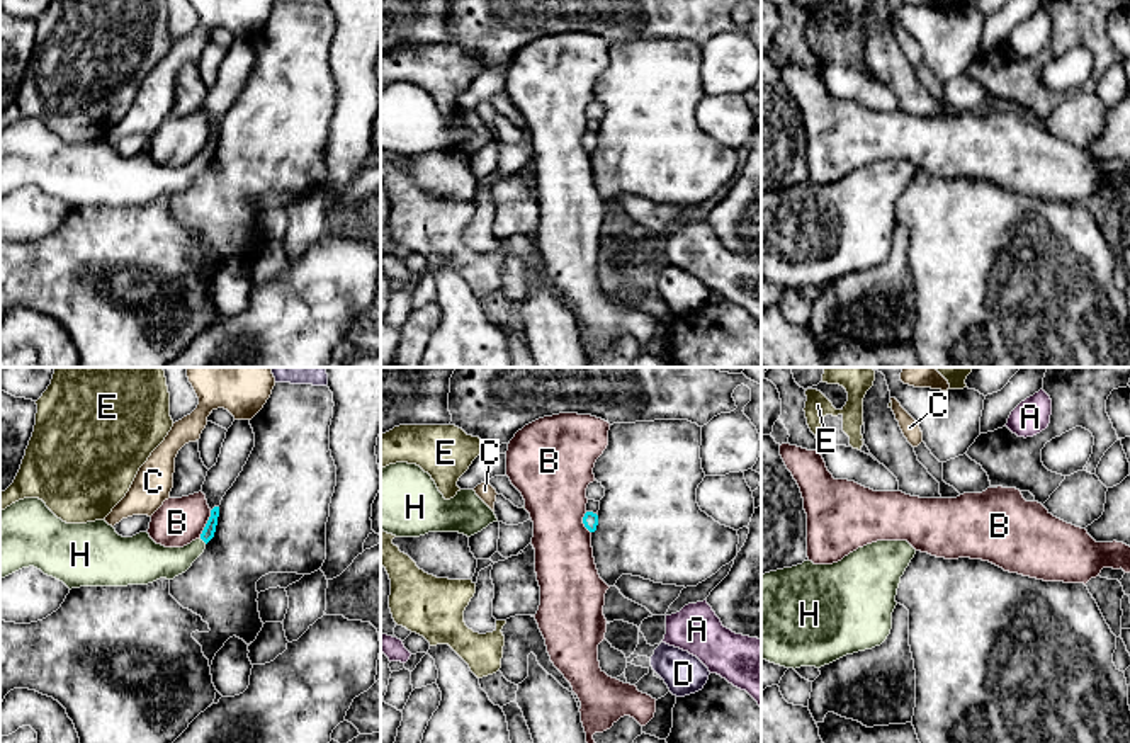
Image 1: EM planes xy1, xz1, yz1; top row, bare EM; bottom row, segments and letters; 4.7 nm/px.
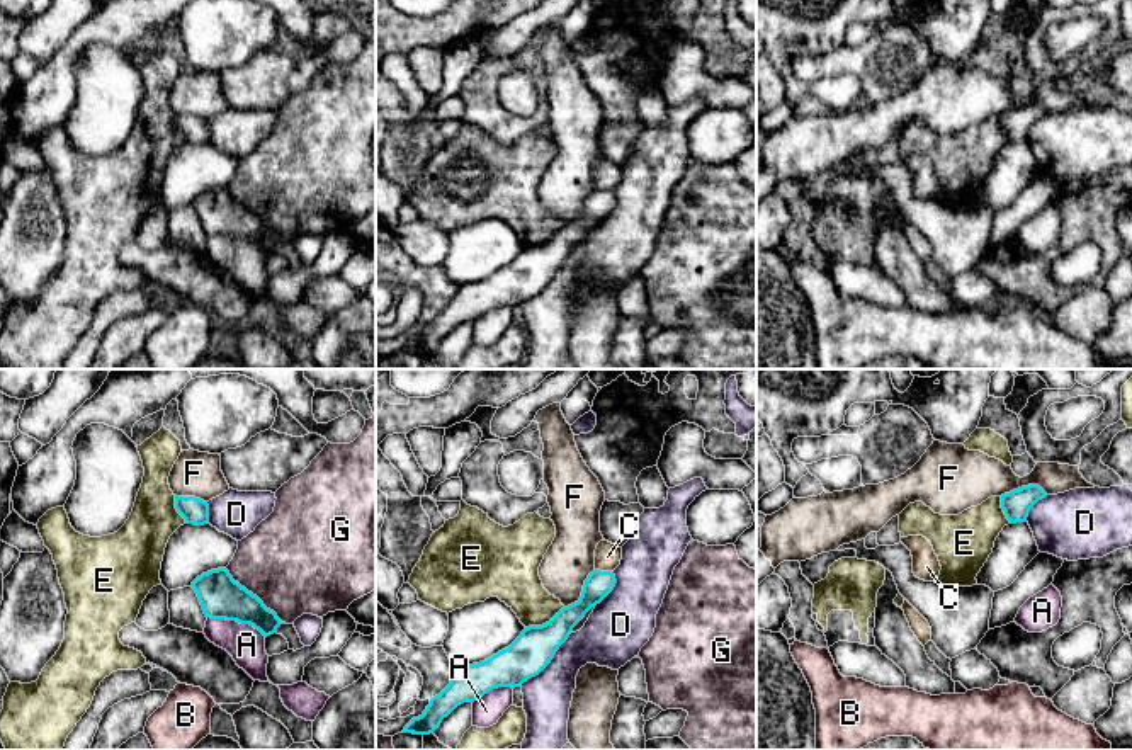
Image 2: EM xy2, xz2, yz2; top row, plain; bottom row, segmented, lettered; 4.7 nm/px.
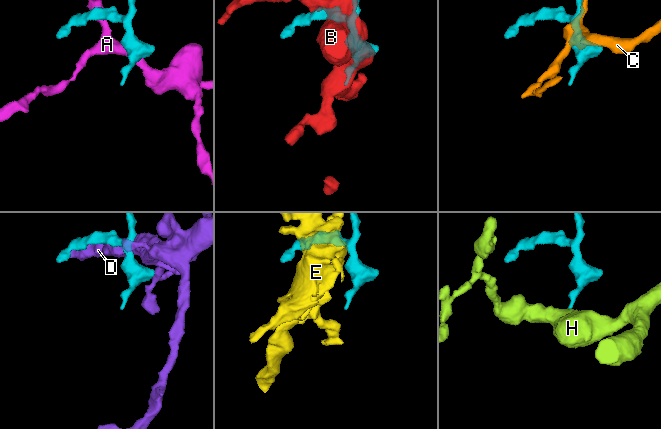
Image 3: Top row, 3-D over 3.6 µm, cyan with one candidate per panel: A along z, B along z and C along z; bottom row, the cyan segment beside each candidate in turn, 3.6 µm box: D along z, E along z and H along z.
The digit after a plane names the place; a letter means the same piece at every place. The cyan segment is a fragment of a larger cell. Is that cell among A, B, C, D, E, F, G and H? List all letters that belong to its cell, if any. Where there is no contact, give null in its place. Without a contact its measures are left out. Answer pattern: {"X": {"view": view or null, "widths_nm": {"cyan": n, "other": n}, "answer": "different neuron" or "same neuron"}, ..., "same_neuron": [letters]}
{"A": {"view": "xy2", "widths_nm": {"cyan": 200, "other": 180}, "answer": "different neuron"}, "B": {"view": "xy1", "widths_nm": {"cyan": 60, "other": 220}, "answer": "different neuron"}, "C": {"view": "xz2", "widths_nm": {"cyan": 130, "other": 130}, "answer": "different neuron"}, "D": {"view": "xz2", "widths_nm": {"cyan": 190, "other": 220}, "answer": "different neuron"}, "E": {"view": "xz2", "widths_nm": {"cyan": 190, "other": 220}, "answer": "different neuron"}, "F": {"view": "yz2", "widths_nm": {"cyan": 140, "other": 240}, "answer": "different neuron"}, "G": {"view": "xy2", "widths_nm": {"cyan": 200, "other": 480}, "answer": "different neuron"}, "H": {"view": "xy1", "widths_nm": {"cyan": 60, "other": 160}, "answer": "same neuron"}, "same_neuron": ["H"]}

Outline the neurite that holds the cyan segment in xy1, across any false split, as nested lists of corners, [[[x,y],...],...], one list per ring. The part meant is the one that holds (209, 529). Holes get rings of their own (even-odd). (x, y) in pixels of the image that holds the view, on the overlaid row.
[[[24,498],[0,512],[0,580],[29,566],[63,581],[70,590],[148,585],[160,578],[173,580],[204,553],[206,544],[214,537],[218,517],[219,507],[214,507],[199,539],[184,547],[165,547],[156,544],[148,532],[122,537],[105,520],[66,524],[42,500]]]

